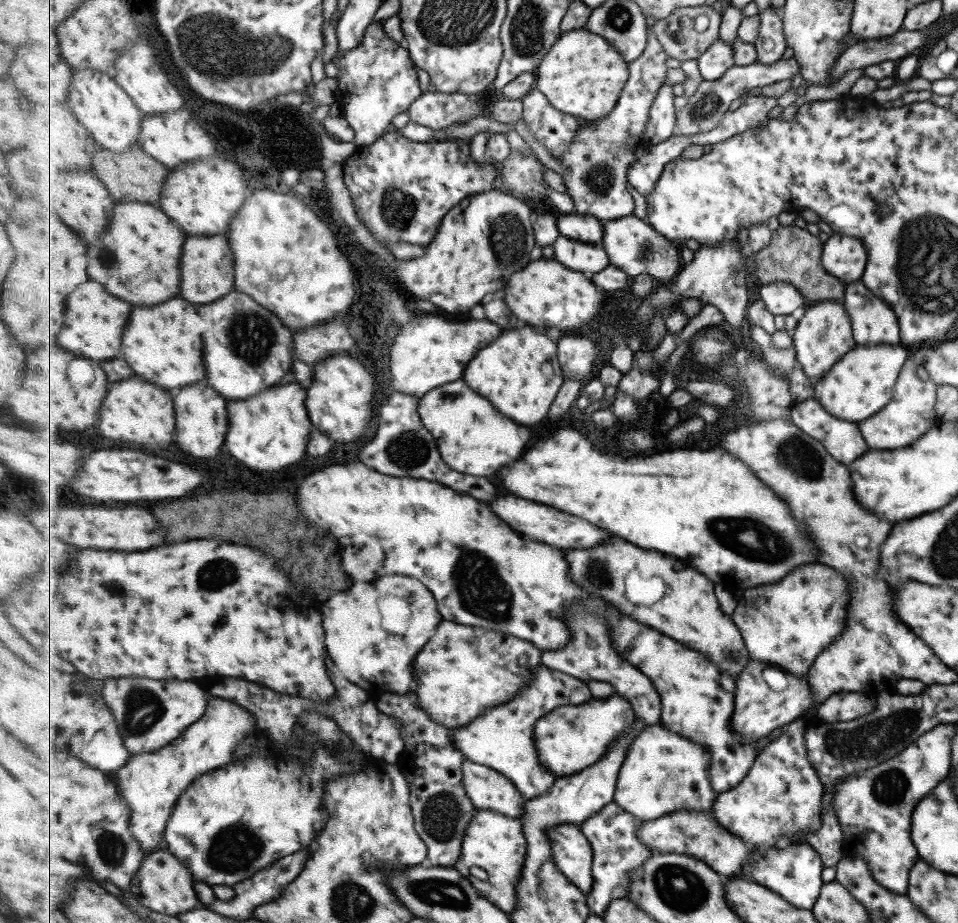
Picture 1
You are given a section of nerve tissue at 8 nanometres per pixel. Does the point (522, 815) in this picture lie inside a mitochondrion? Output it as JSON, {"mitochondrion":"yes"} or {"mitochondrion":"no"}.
{"mitochondrion":"no"}

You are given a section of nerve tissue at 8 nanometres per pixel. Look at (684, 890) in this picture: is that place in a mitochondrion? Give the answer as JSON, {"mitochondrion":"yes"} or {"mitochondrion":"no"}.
{"mitochondrion":"yes"}

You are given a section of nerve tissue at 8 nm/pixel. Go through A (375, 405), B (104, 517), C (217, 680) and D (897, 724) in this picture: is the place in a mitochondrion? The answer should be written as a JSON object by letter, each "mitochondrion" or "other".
{"A":"other","B":"other","C":"other","D":"mitochondrion"}

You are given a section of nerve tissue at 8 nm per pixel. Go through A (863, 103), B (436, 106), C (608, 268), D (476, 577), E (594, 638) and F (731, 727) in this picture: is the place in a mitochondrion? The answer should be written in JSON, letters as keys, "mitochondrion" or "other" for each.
{"A":"other","B":"other","C":"other","D":"mitochondrion","E":"mitochondrion","F":"other"}

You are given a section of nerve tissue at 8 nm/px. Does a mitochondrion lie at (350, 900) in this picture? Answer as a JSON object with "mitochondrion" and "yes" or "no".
{"mitochondrion":"yes"}

